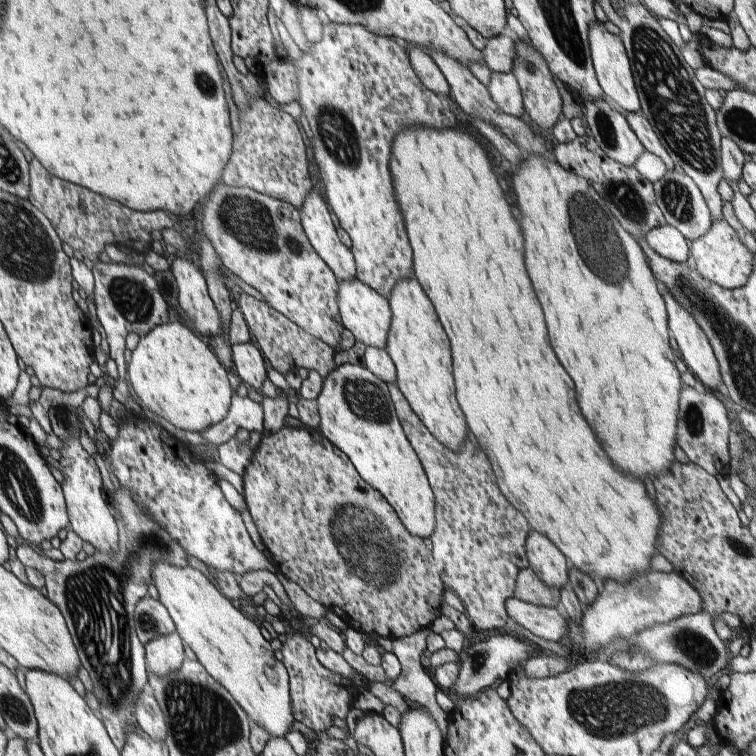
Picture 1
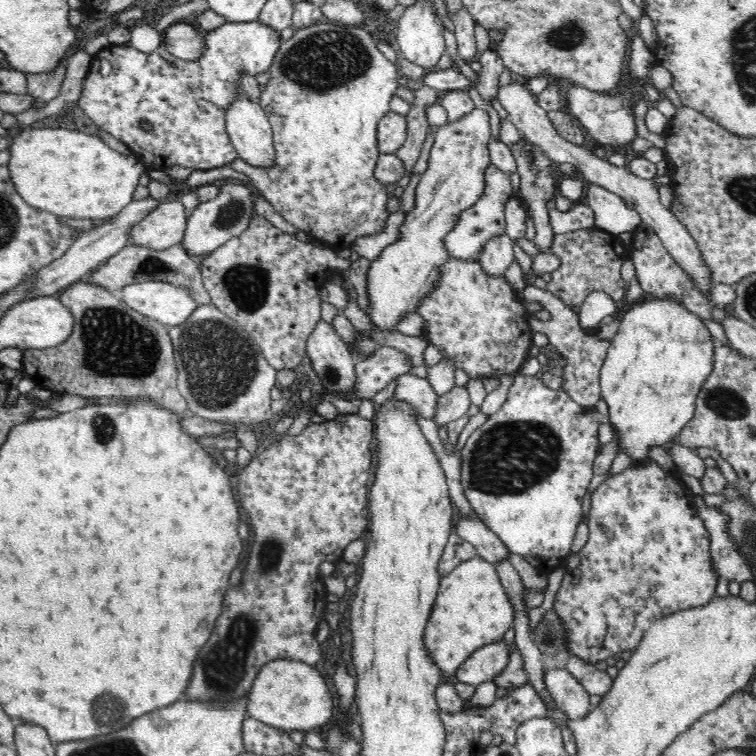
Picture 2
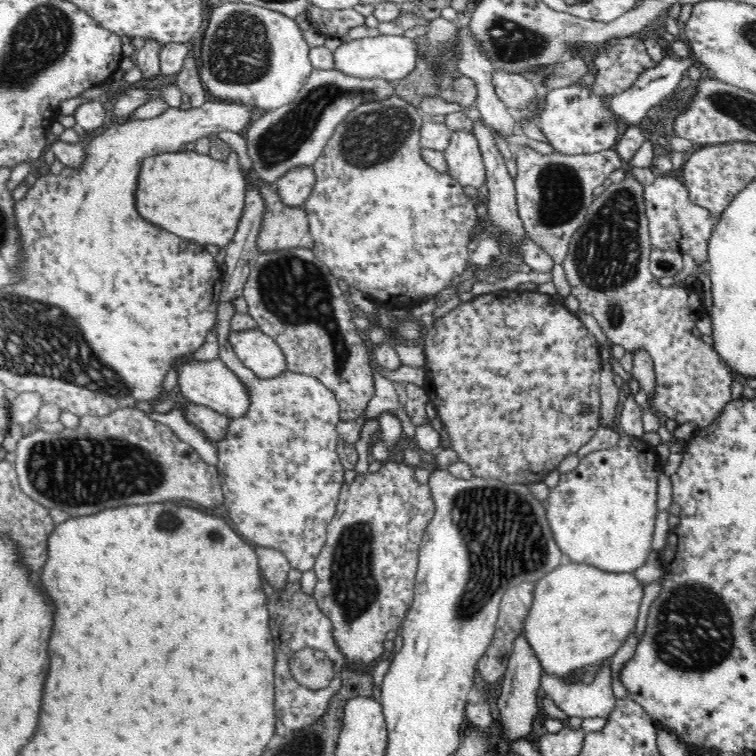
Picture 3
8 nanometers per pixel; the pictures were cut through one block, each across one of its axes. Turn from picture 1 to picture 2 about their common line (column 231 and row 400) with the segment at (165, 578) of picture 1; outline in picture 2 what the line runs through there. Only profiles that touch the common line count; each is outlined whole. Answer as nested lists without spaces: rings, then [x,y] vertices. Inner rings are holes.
[[[644,297],[623,312],[618,331],[609,343],[600,368],[600,396],[608,406],[608,420],[616,428],[620,454],[641,462],[650,446],[674,441],[692,418],[694,400],[706,374],[713,368],[713,339],[700,316],[686,310],[675,298]]]

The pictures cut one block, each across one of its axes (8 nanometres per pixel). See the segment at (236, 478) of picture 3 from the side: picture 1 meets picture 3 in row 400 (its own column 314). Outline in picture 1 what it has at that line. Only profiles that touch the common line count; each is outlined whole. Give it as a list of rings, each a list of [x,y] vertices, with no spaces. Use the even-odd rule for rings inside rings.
[[[220,182],[203,205],[203,232],[214,245],[224,267],[263,294],[267,303],[294,324],[305,329],[331,347],[341,346],[345,326],[339,311],[339,281],[333,269],[322,260],[306,236],[301,213],[293,204],[246,187],[233,187]]]

